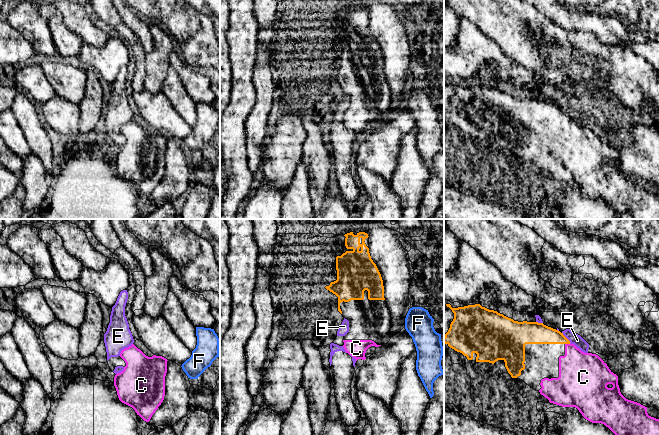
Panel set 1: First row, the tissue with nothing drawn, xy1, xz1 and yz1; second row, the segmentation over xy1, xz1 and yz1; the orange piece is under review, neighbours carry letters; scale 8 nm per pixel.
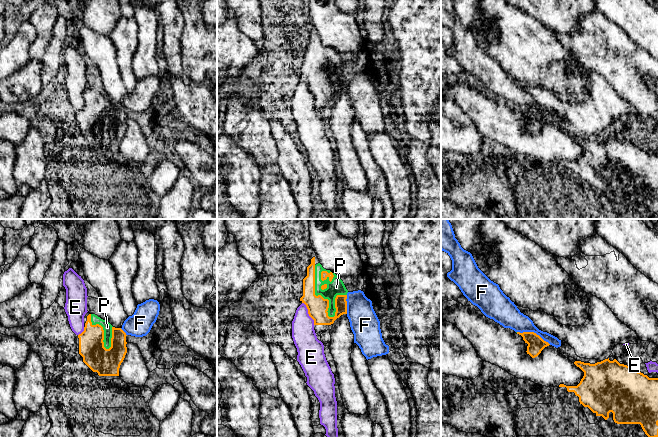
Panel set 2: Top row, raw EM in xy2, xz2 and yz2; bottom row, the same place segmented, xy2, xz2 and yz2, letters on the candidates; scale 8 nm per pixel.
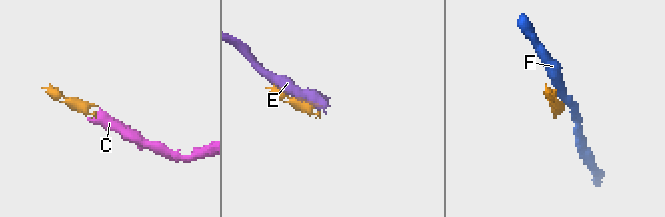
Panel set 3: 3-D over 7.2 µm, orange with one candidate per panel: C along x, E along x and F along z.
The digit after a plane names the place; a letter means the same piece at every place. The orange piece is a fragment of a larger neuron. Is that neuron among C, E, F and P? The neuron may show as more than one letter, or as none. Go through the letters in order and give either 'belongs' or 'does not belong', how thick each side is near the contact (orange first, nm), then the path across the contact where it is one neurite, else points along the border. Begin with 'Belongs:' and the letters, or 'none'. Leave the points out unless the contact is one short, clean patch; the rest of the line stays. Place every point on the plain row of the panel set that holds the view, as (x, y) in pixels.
Belongs: C, P
C: belongs; 170 nm thick on the orange side, 320 nm on the other
E: does not belong; 170 nm thick on the orange side, 190 nm on the other
F: does not belong; 140 nm thick on the orange side, 190 nm on the other
P: belongs; 170 nm thick on the orange side, 130 nm on the other

